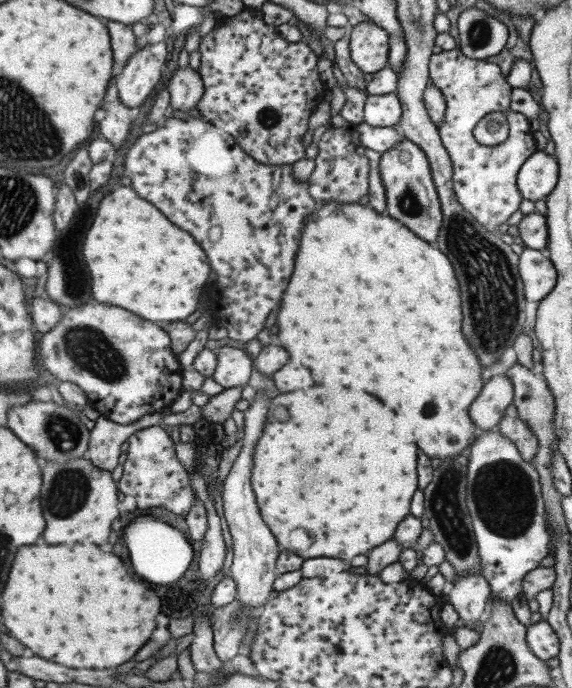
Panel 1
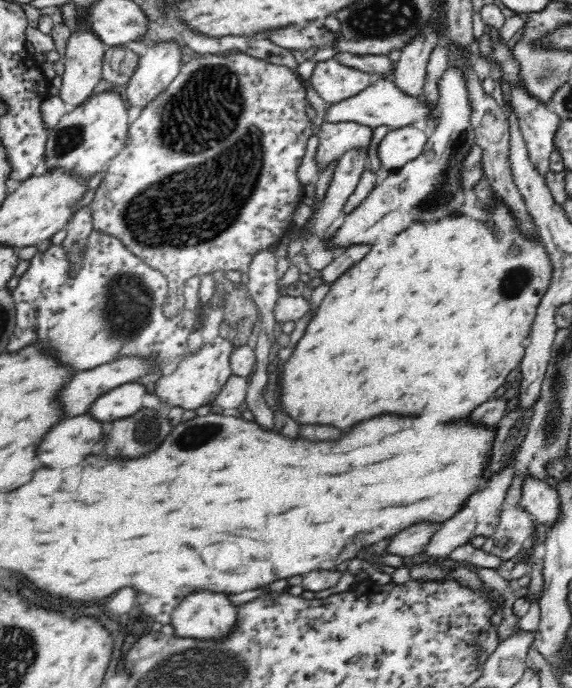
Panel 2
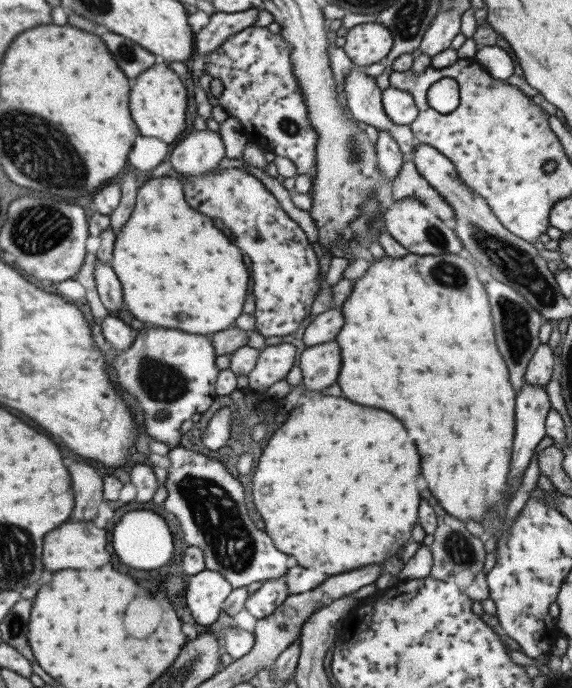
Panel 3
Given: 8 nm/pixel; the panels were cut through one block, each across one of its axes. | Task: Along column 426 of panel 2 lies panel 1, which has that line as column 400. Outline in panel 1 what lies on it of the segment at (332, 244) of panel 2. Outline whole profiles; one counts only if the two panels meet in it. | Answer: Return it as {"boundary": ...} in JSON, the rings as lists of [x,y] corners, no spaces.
{"boundary":[[[403,137],[391,150],[380,154],[378,171],[385,193],[384,212],[397,219],[421,240],[434,244],[441,226],[442,214],[423,150]]]}

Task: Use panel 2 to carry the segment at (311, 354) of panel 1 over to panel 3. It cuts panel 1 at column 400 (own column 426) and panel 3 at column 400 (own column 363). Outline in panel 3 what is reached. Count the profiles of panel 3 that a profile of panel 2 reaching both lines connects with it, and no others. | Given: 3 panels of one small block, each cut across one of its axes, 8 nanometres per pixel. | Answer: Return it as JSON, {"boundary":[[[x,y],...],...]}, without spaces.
{"boundary":[[[385,254],[384,258],[373,259],[362,275],[358,279],[352,280],[351,291],[341,306],[343,313],[343,326],[335,334],[333,341],[339,345],[339,356],[341,357],[341,366],[337,384],[343,392],[343,396],[355,404],[369,406],[369,408],[379,408],[395,416],[407,432],[415,432],[413,442],[419,454],[419,464],[421,464],[421,476],[427,482],[427,488],[431,494],[437,498],[439,506],[459,522],[473,520],[481,522],[485,518],[485,512],[491,510],[491,506],[503,512],[511,498],[509,487],[507,487],[507,472],[509,472],[509,462],[511,462],[512,437],[514,434],[514,400],[516,393],[509,383],[509,373],[503,363],[503,358],[497,351],[497,345],[493,338],[493,327],[491,326],[491,311],[487,293],[481,285],[481,281],[475,275],[474,264],[468,262],[465,258],[459,258],[455,254],[441,254],[441,256],[415,256],[415,254],[404,255],[401,259],[391,259]]]}

